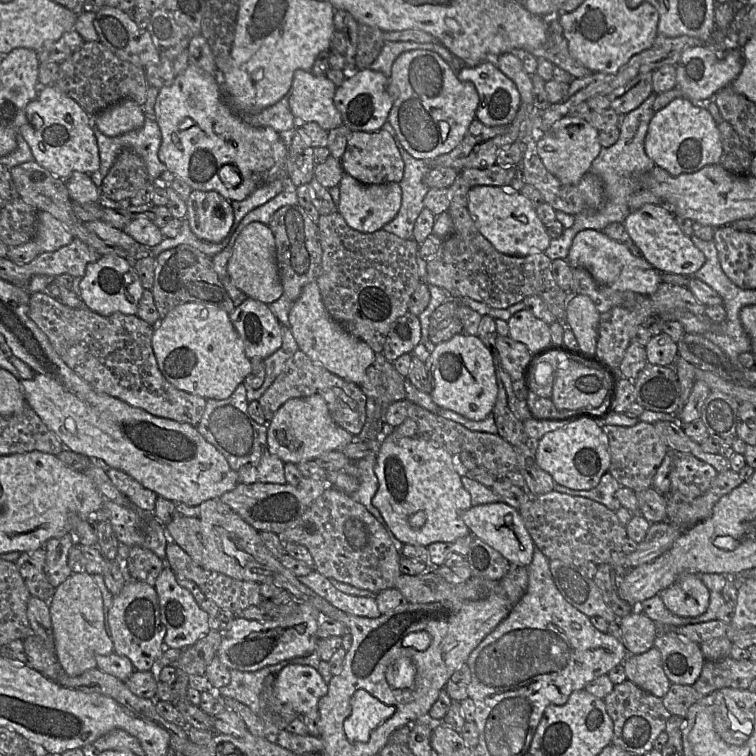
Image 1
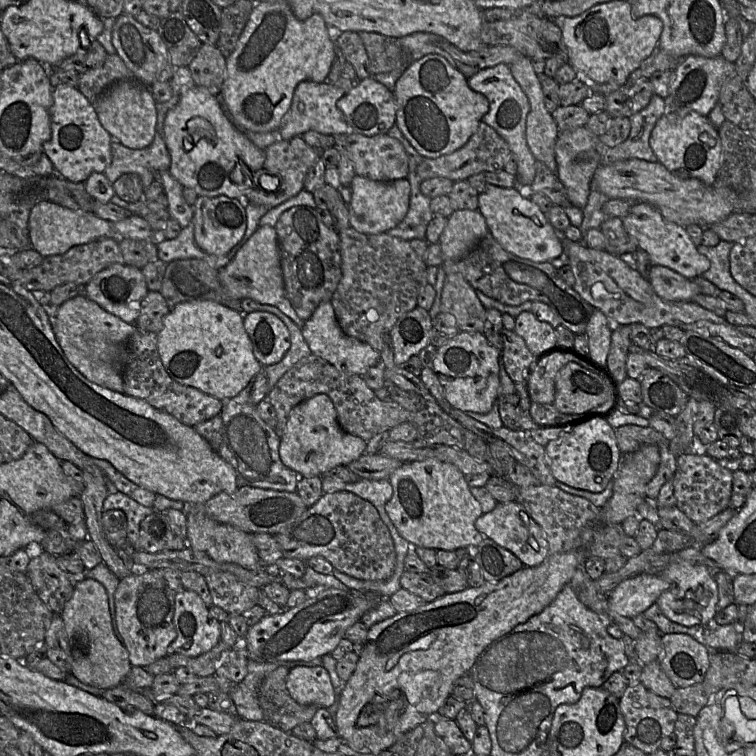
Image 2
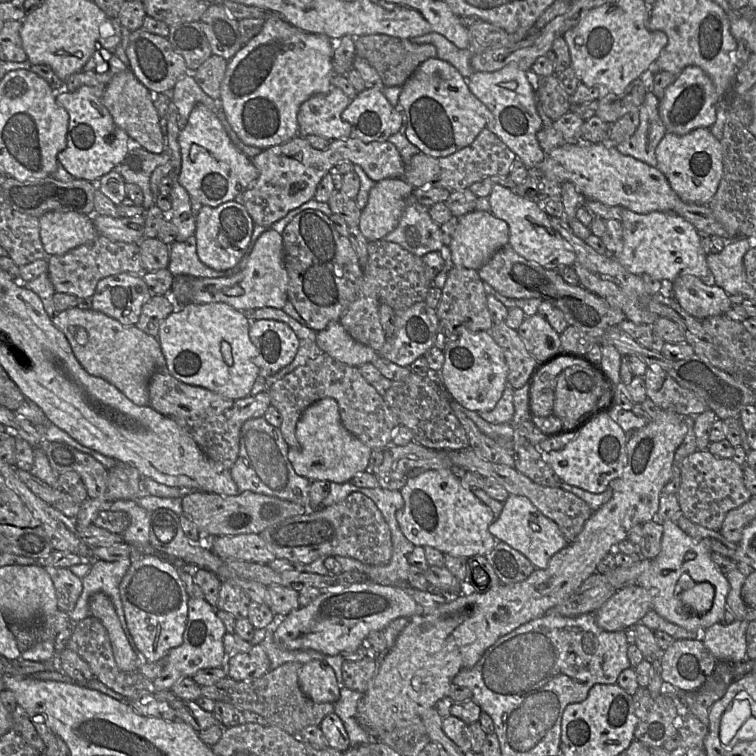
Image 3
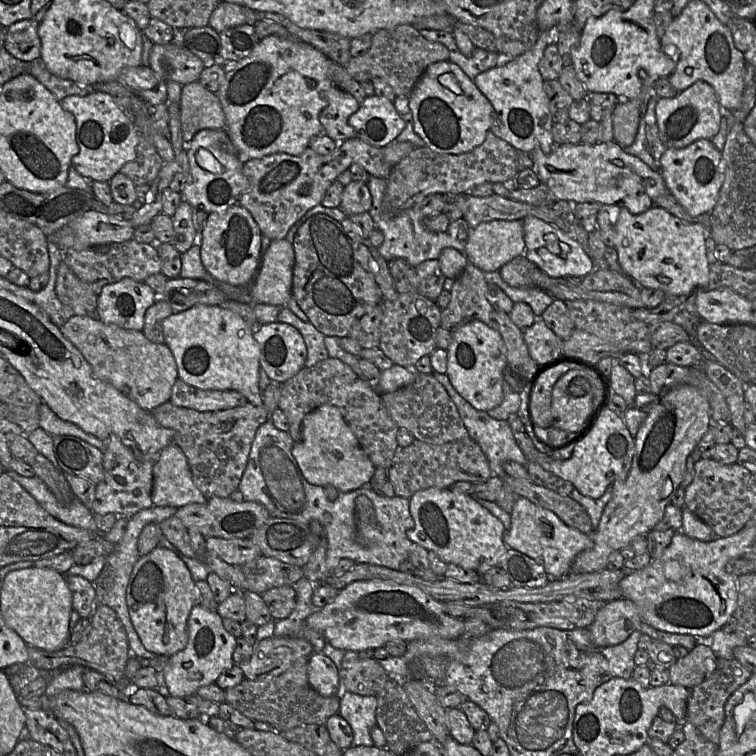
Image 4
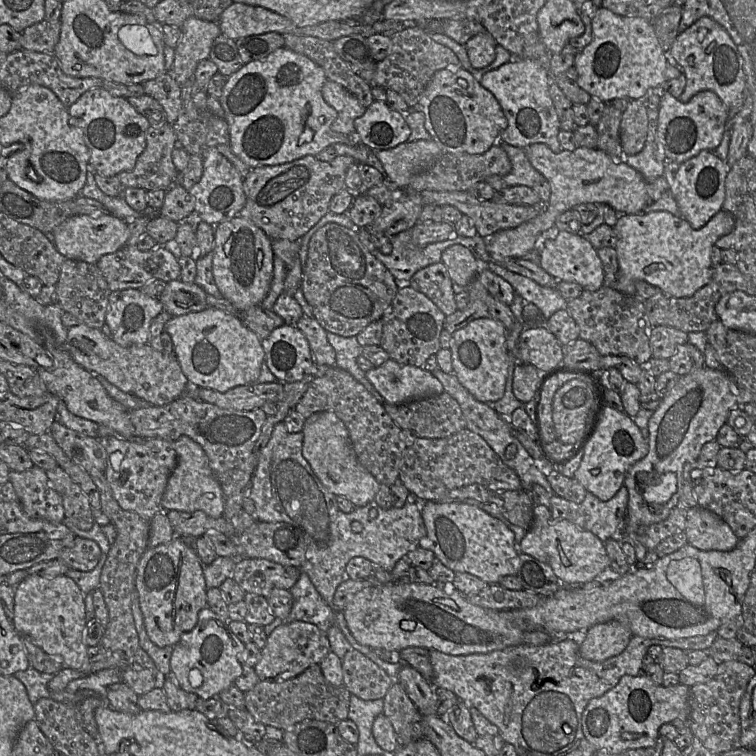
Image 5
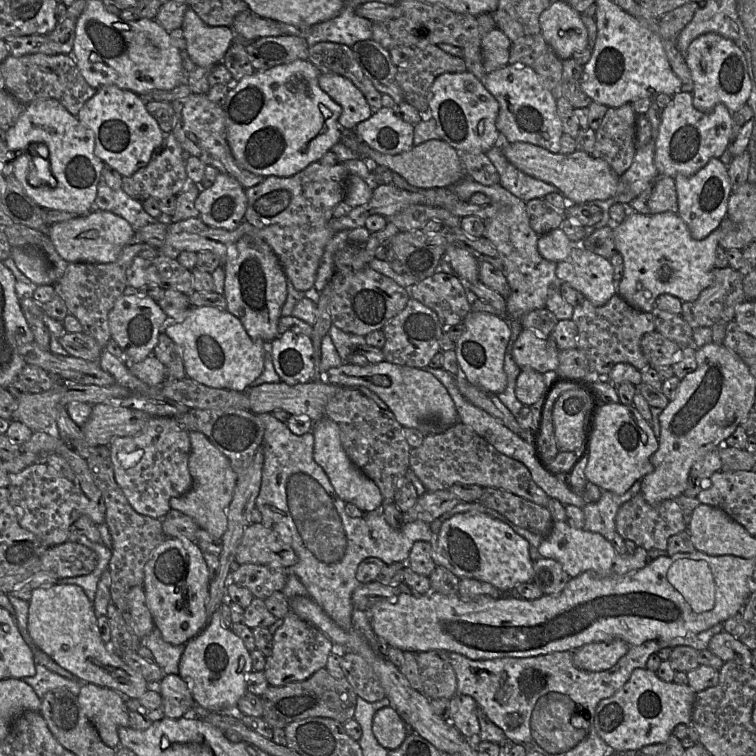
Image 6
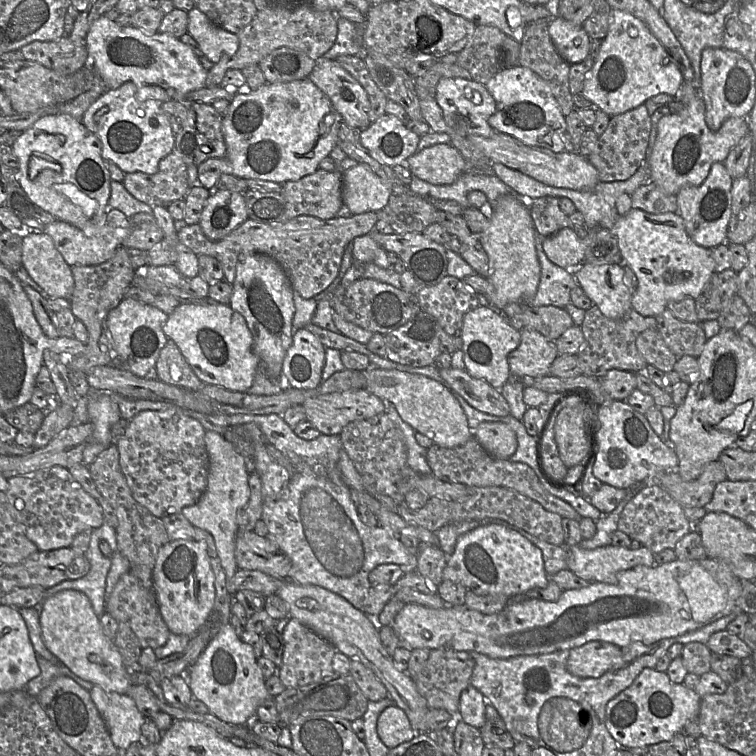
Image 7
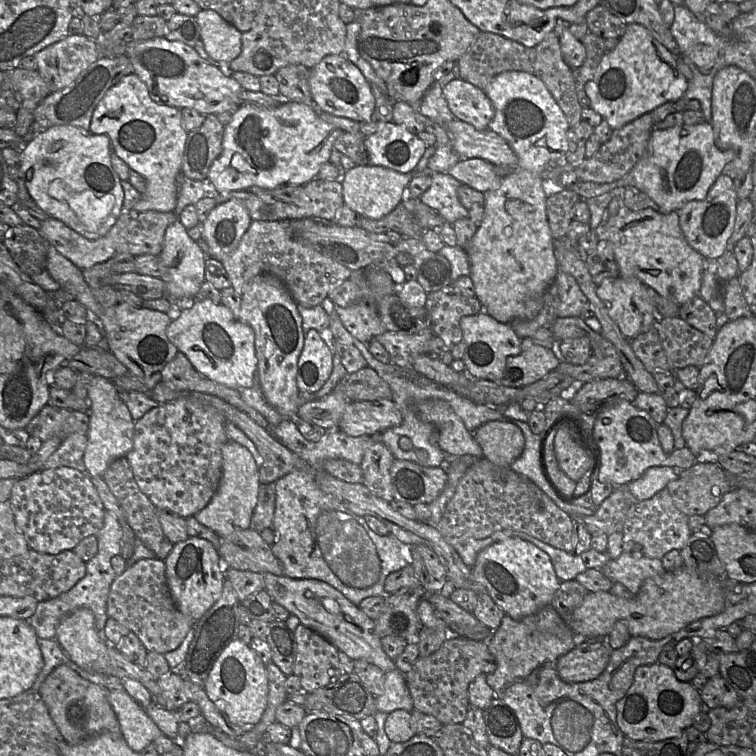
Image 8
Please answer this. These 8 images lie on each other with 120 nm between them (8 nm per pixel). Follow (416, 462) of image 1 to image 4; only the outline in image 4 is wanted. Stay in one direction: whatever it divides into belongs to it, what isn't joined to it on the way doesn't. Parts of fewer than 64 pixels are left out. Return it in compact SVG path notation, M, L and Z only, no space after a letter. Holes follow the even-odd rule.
M428 488L414 493L409 498L409 509L414 520L414 527L407 531L408 538L428 551L436 553L446 564L455 564L479 574L499 565L508 550L504 542L506 528L500 519L476 502L471 496L450 488Z

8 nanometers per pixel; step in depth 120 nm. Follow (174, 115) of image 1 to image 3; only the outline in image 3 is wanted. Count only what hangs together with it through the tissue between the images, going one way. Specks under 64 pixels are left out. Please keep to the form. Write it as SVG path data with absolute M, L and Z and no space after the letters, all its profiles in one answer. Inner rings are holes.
M197 104L191 111L187 124L180 130L178 143L181 167L177 182L203 205L217 207L235 200L258 178L251 158L232 143L216 113L203 104Z

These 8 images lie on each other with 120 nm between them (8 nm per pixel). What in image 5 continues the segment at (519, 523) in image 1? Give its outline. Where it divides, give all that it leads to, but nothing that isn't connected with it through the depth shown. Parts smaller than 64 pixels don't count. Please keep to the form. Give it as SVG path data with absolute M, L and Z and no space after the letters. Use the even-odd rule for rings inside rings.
M536 504L533 523L518 545L520 553L528 554L551 566L564 585L582 585L609 574L610 560L605 543L595 534L574 523L555 517L550 509Z

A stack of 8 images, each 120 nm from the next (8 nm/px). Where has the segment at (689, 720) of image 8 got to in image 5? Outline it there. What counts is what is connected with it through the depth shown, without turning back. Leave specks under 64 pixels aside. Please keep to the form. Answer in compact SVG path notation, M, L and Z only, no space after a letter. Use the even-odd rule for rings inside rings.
M643 672L637 676L624 675L614 688L600 697L591 699L582 715L582 729L585 738L597 751L619 754L653 746L660 737L660 727L675 719L684 722L689 719L689 687L680 683L670 687L657 685Z

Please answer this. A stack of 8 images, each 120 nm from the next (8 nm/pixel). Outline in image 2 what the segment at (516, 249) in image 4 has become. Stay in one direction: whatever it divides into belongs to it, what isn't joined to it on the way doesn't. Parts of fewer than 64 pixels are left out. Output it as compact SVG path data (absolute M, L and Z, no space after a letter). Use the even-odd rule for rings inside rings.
M455 210L447 219L438 242L443 260L465 257L489 232L485 218L478 210Z

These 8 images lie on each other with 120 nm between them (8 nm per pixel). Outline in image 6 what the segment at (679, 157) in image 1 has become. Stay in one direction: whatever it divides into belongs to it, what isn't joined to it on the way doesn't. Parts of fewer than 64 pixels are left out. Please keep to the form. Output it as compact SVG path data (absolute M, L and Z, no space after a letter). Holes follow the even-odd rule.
M711 158L708 163L692 176L677 174L674 177L678 212L687 224L692 237L702 240L716 230L727 217L728 201L732 193L732 184L728 166L719 158Z

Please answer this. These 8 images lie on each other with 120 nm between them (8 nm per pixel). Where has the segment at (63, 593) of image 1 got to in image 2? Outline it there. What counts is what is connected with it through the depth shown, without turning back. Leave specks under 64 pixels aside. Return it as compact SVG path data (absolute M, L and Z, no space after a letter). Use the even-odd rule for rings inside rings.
M87 577L76 582L73 593L61 612L61 618L73 645L72 675L81 682L101 690L122 684L132 665L128 650L113 632L105 587ZM76 645L80 645L79 650L74 649Z

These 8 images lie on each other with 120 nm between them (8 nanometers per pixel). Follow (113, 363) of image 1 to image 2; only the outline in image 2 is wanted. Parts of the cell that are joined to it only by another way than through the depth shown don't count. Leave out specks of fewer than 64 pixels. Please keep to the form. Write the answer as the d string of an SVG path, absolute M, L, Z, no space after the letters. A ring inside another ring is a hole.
M136 329L127 342L127 360L122 370L124 389L128 396L141 399L164 411L185 425L196 424L220 415L224 402L202 391L179 384L165 370L157 347L157 334Z

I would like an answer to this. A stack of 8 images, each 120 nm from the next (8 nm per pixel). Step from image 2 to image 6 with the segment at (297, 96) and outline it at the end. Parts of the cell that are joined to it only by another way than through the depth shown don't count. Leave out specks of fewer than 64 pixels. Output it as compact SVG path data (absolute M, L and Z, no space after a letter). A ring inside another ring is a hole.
M321 73L318 84L341 106L338 124L342 128L353 129L373 114L363 93L349 79L338 74Z

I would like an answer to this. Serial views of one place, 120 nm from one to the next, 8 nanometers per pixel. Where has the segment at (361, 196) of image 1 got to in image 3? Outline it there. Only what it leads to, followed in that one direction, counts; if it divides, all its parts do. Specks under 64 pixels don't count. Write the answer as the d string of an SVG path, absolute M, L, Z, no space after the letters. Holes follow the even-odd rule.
M388 178L375 183L369 192L368 201L361 210L359 229L368 241L383 239L398 225L406 200L413 187L402 178Z

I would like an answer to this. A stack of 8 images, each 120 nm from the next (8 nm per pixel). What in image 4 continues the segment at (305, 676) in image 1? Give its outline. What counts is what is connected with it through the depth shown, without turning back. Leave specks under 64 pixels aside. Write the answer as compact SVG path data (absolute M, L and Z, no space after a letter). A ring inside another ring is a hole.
M313 653L308 659L308 682L320 695L330 697L341 693L339 671L323 653Z

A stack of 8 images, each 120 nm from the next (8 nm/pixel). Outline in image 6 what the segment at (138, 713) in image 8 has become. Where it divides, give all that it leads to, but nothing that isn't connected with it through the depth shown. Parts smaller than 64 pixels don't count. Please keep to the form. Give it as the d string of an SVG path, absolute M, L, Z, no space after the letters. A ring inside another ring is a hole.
M82 682L78 702L108 747L119 746L118 730L130 727L125 698L118 692L93 683Z

